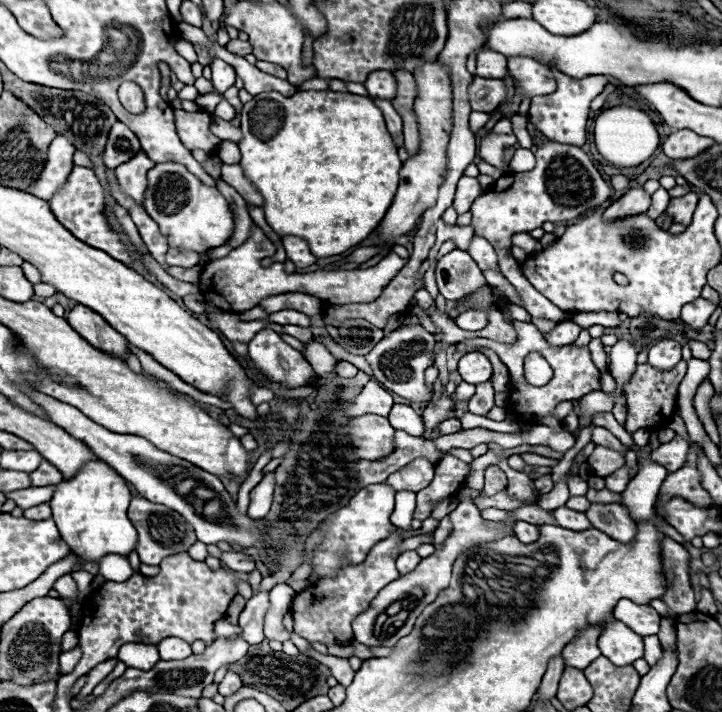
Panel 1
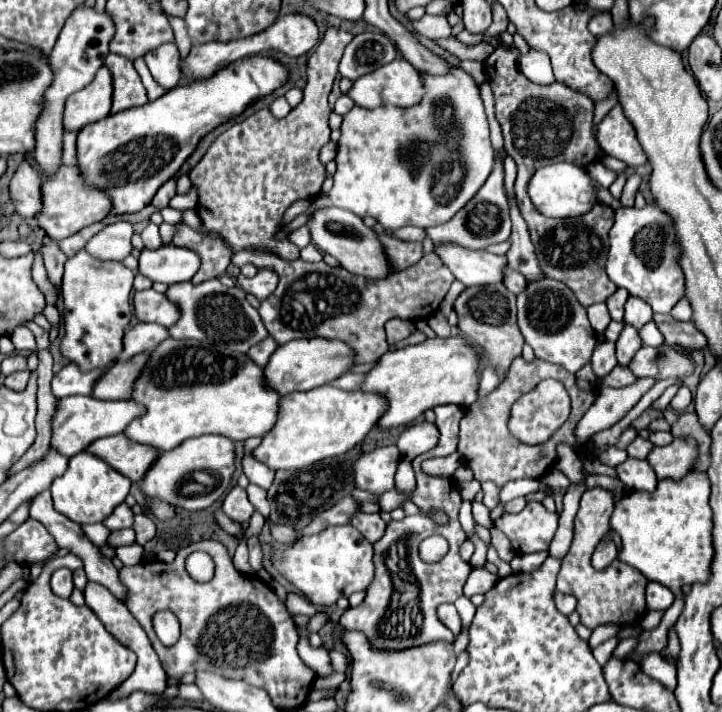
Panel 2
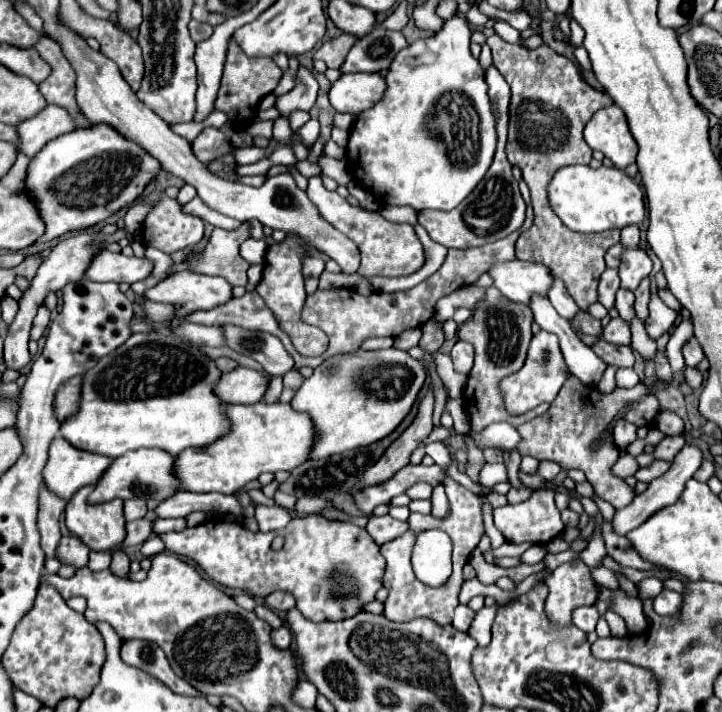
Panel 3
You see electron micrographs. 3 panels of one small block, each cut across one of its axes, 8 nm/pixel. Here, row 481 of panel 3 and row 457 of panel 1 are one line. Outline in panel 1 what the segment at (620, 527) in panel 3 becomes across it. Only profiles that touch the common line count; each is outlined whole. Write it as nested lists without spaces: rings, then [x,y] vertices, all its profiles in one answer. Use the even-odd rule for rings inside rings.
[[[676,436],[672,442],[660,444],[656,450],[652,450],[652,458],[656,458],[656,462],[666,466],[670,472],[676,472],[682,466],[686,466],[688,452],[689,443],[684,438]]]

